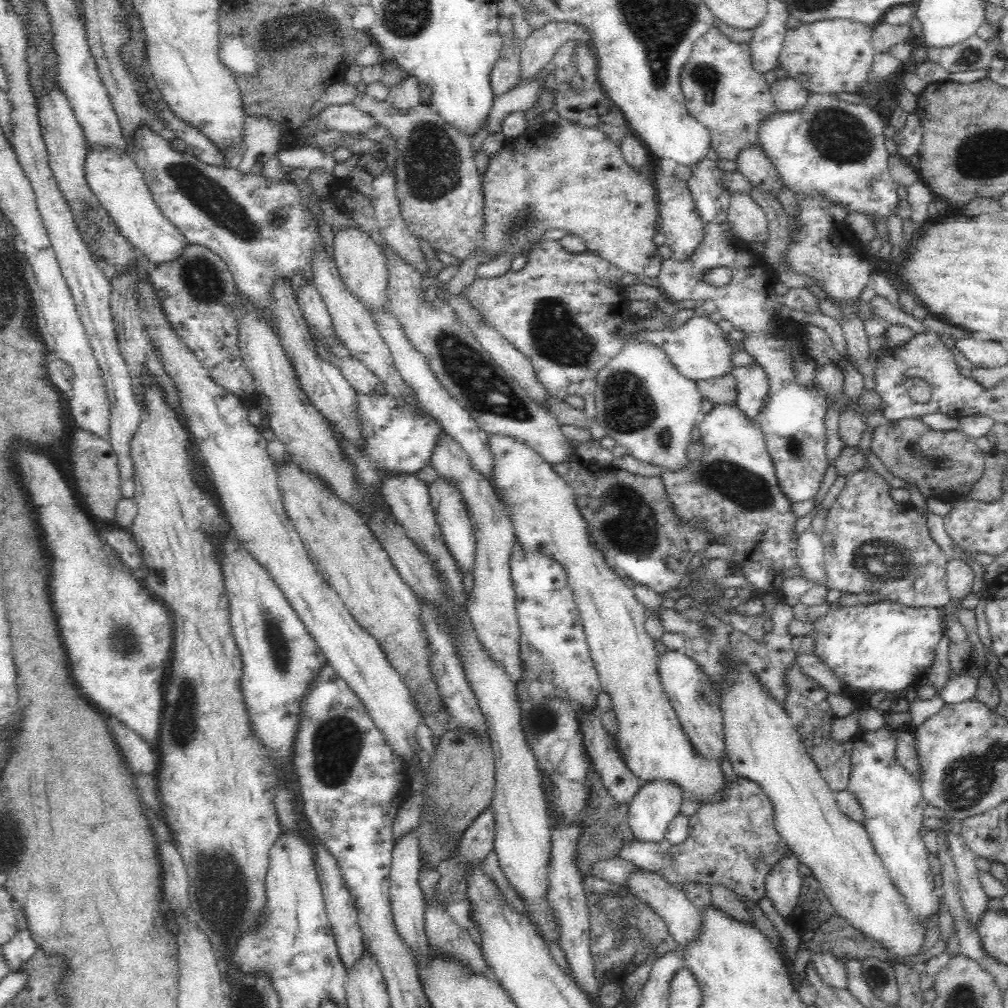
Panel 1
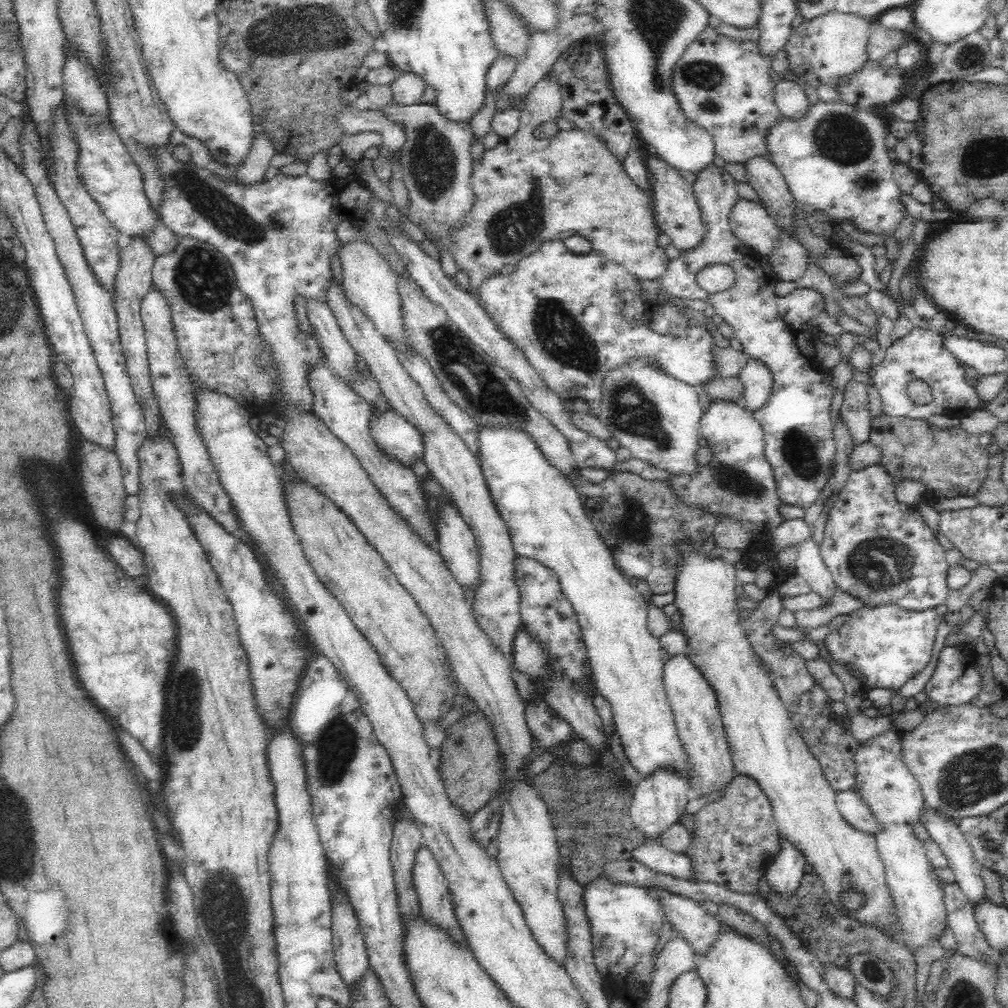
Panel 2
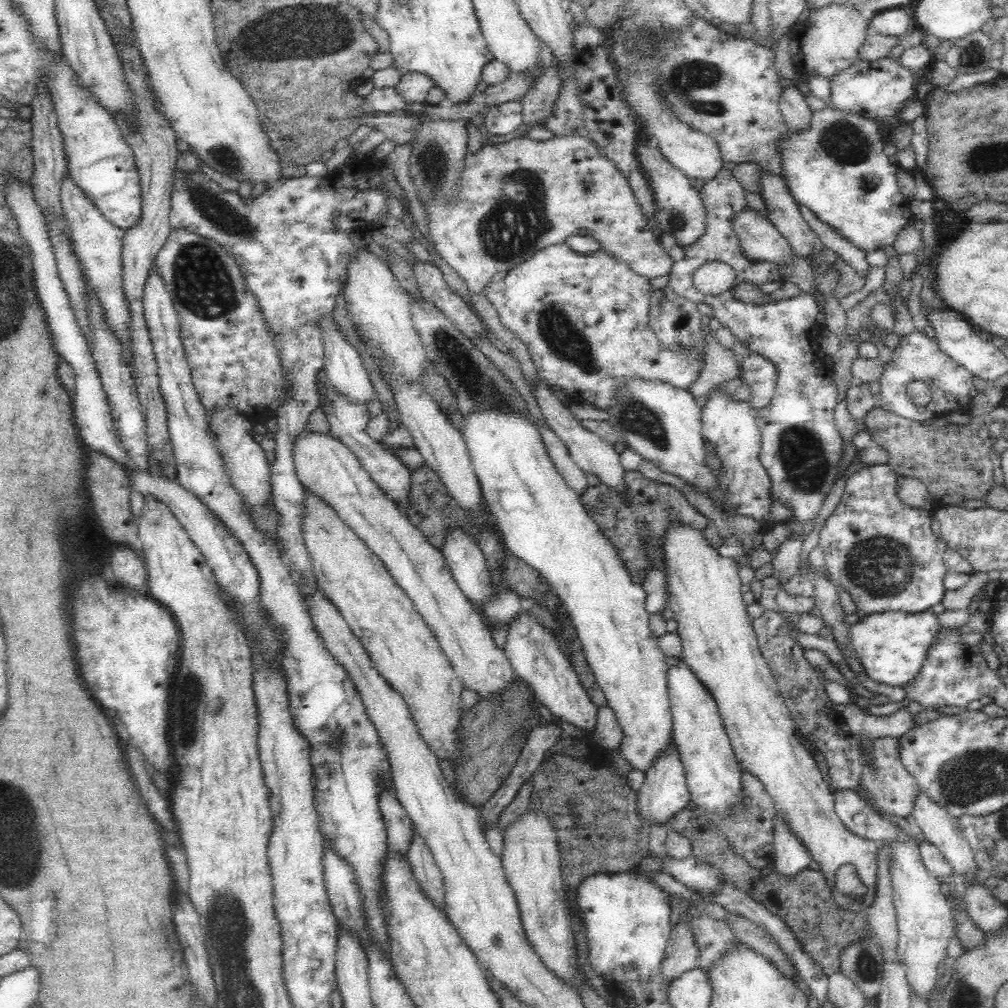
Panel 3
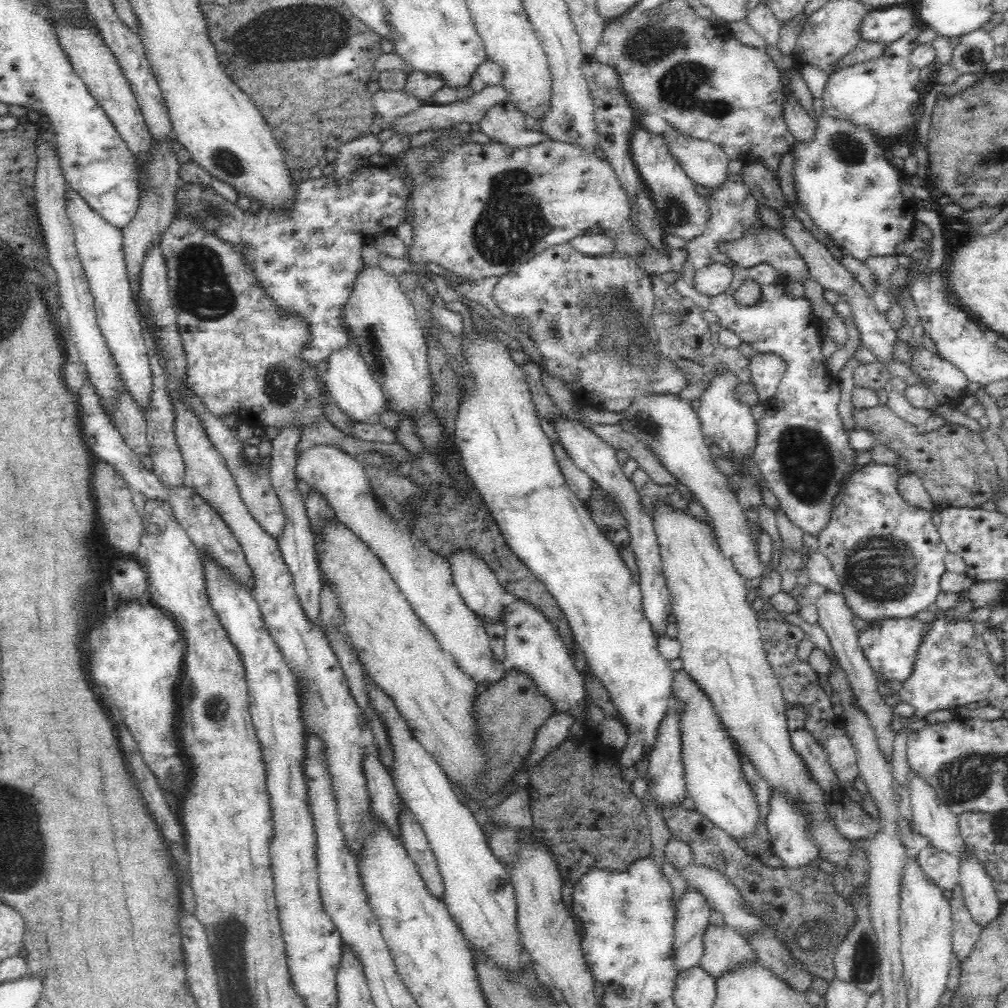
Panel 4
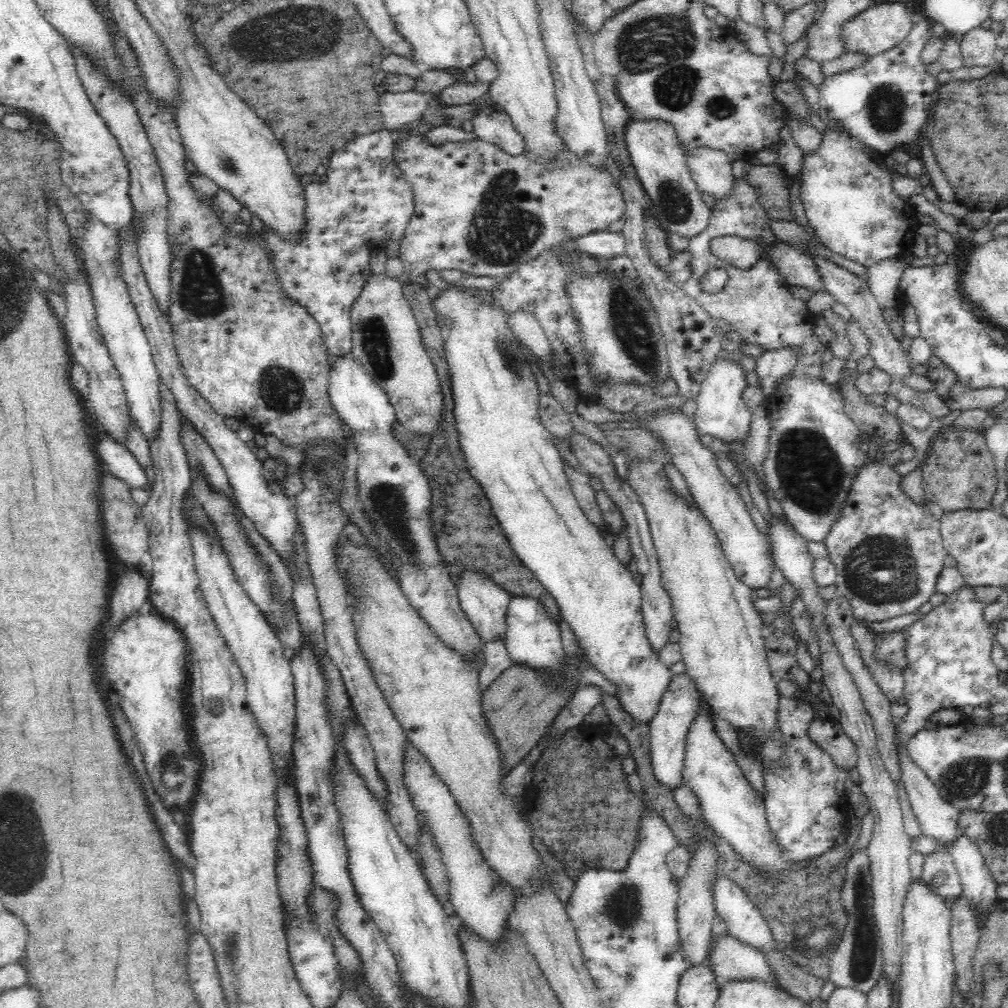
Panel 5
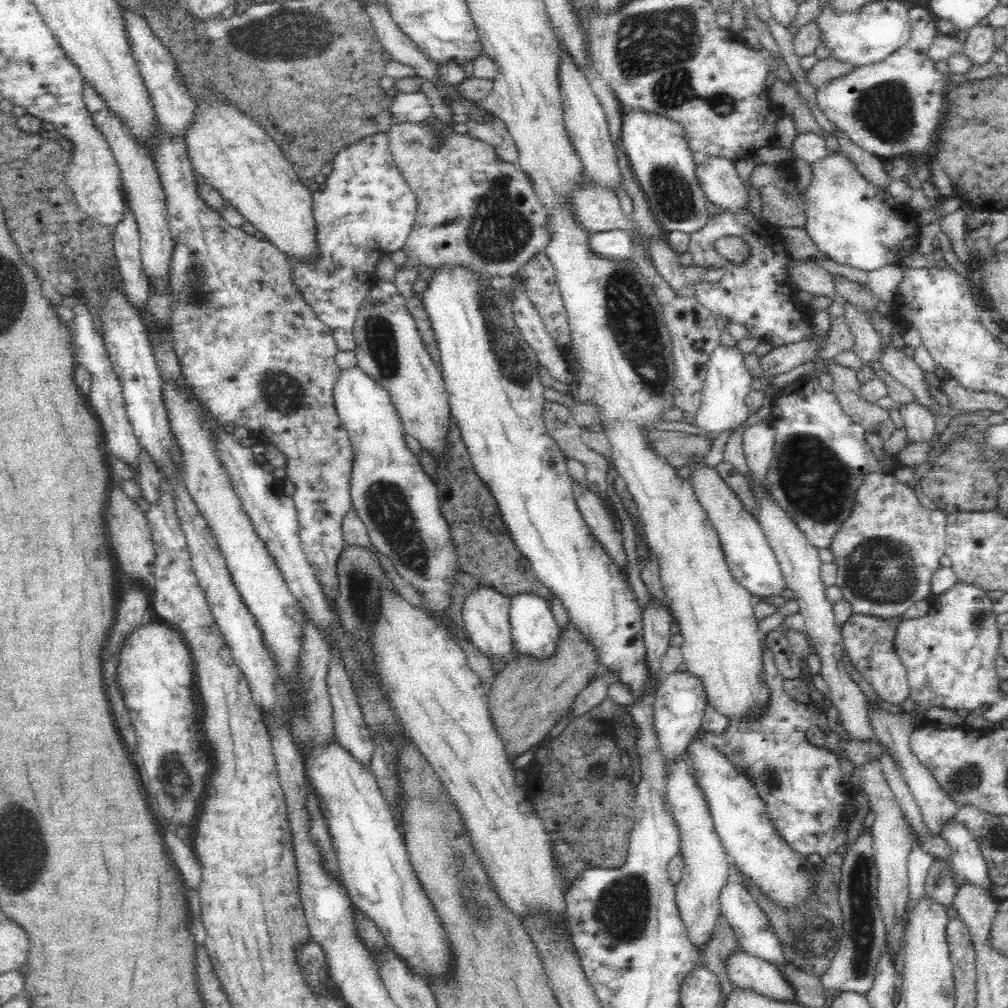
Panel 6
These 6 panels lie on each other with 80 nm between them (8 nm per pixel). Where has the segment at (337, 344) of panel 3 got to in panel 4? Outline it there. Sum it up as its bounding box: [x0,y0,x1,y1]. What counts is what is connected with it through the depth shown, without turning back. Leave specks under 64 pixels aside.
[324,348,391,425]

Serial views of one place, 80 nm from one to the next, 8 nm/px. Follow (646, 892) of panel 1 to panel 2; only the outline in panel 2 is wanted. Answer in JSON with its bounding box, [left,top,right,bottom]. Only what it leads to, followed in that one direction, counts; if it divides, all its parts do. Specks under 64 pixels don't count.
[647,886,722,955]

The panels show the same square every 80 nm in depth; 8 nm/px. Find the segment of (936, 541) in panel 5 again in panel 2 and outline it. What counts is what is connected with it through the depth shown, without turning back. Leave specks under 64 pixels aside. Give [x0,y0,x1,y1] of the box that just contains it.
[819,465,950,609]

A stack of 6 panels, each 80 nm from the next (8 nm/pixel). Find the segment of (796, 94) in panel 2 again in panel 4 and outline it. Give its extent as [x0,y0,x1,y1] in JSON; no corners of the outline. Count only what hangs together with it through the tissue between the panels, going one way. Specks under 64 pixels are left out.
[783,99,817,143]

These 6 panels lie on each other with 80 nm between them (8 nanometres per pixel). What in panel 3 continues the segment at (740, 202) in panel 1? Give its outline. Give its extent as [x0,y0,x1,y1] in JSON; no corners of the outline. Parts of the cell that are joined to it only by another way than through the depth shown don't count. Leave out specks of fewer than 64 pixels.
[732,209,796,268]

